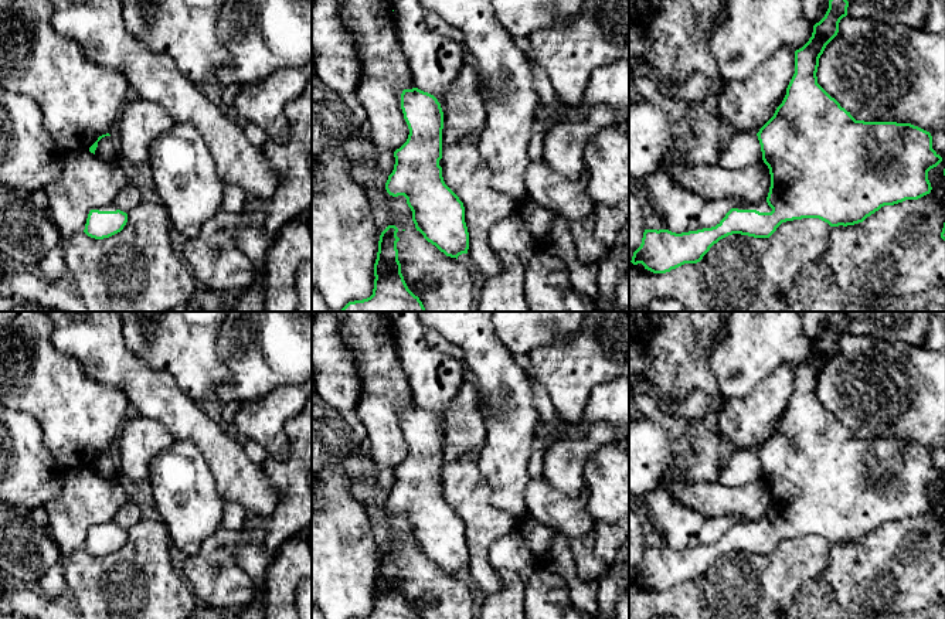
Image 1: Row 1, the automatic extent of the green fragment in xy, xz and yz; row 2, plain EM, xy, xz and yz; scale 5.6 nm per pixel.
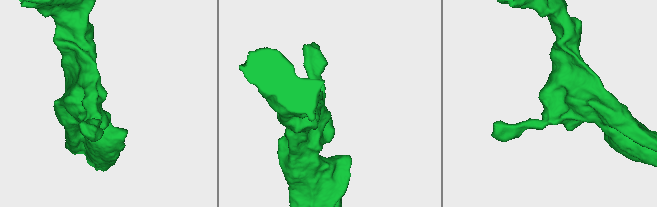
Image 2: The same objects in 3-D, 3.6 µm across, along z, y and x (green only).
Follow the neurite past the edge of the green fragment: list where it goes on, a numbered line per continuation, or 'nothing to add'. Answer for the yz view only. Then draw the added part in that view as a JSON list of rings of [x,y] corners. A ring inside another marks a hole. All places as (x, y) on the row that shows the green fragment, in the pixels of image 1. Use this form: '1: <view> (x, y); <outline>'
1: yz (762, 207); [[[766,201],[759,203],[759,204],[751,204],[751,205],[738,205],[735,208],[738,208],[738,210],[757,210],[759,212],[771,212],[772,211],[772,208],[768,205]]]

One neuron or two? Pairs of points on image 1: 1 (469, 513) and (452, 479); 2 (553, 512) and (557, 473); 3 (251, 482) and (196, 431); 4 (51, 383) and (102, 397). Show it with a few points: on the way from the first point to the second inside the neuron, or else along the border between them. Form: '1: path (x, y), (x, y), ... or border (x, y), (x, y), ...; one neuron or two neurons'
1: path (469, 504), (469, 496), (461, 487); one neuron
2: border (543, 478), (570, 496), (577, 496), (585, 489); two neurons
3: path (237, 475), (210, 445); one neuron
4: path (64, 395), (89, 397); one neuron

